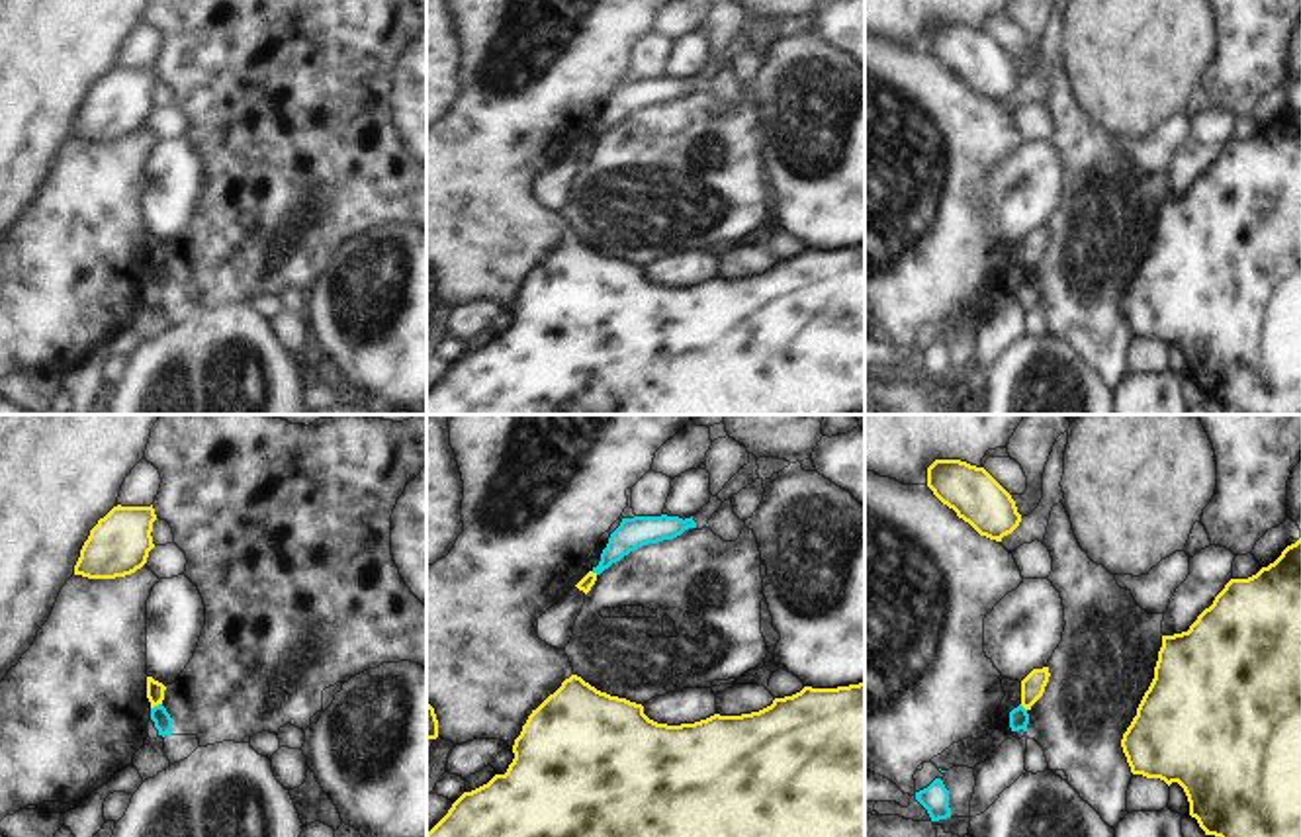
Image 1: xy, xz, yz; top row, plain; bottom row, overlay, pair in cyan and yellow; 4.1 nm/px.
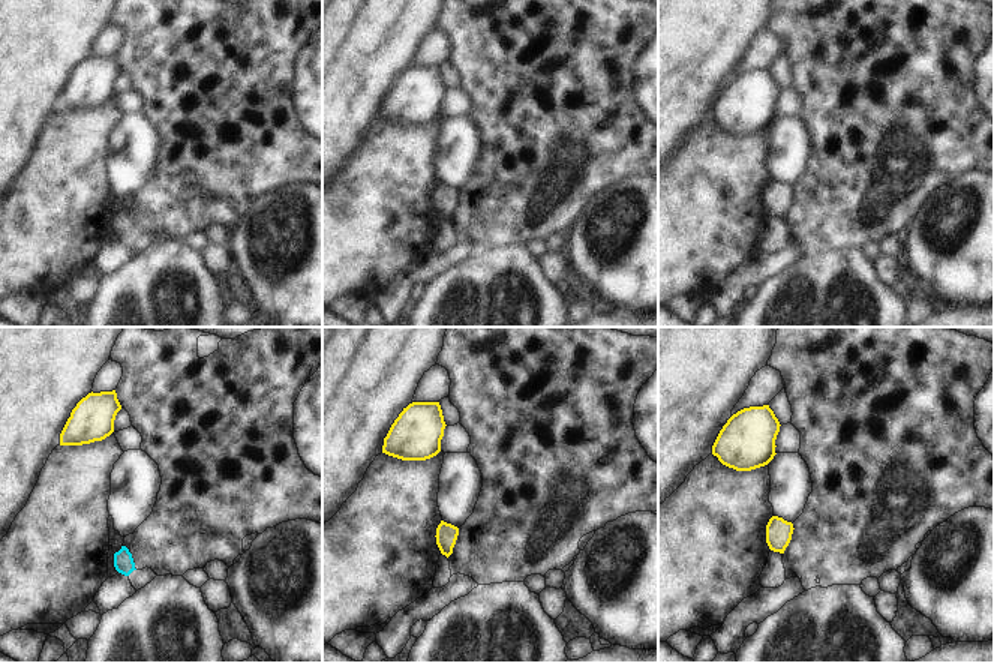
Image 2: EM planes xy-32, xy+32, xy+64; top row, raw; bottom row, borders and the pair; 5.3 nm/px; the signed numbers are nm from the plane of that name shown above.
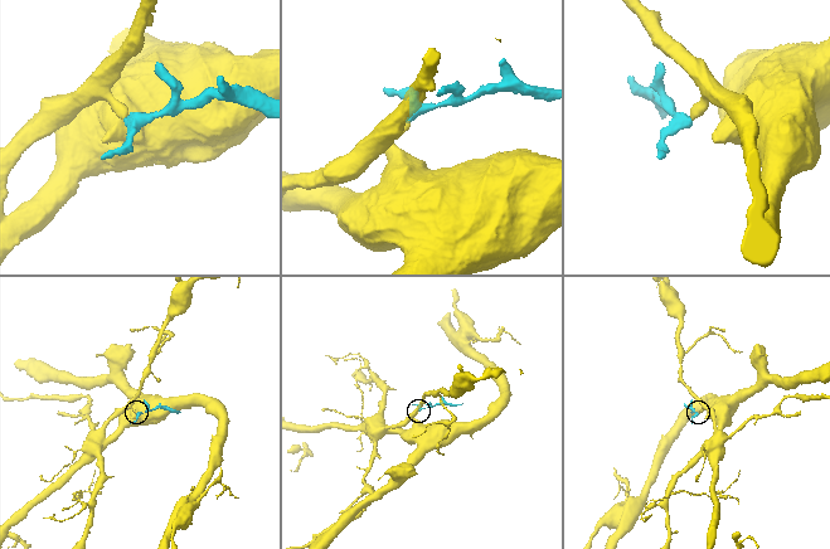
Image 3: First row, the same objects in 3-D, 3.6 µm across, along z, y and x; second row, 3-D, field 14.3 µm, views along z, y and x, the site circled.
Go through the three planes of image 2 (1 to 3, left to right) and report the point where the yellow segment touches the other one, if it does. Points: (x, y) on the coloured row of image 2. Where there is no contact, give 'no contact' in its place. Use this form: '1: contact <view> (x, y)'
1: no contact
2: no contact
3: no contact

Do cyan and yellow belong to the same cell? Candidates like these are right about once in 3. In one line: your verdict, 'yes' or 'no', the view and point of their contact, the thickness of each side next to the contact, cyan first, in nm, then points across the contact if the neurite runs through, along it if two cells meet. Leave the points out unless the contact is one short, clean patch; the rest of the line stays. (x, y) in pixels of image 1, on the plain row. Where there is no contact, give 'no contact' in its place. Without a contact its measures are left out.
no | xy (155, 268) | 80/80 nm | along xy (161, 264), (151, 270)

